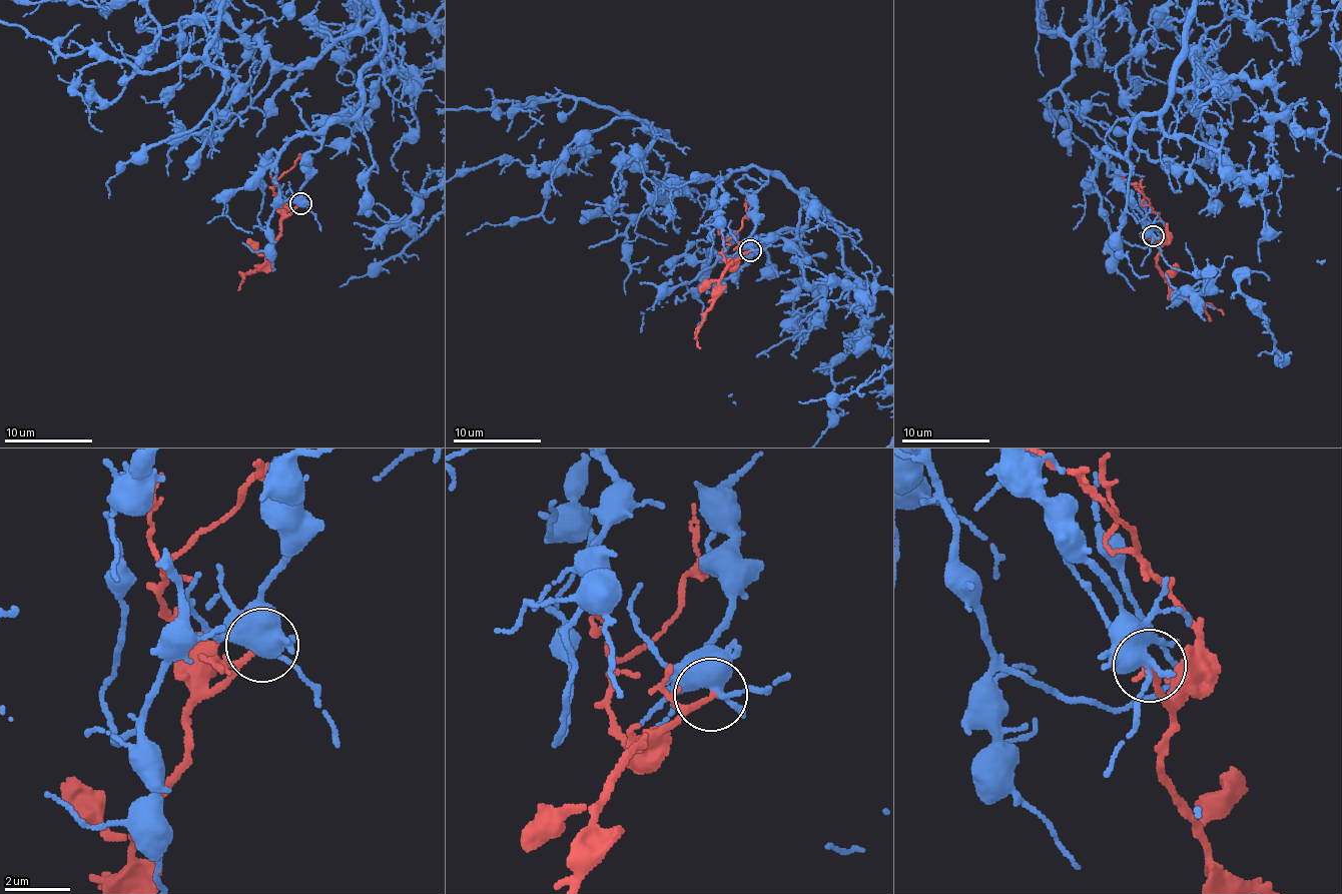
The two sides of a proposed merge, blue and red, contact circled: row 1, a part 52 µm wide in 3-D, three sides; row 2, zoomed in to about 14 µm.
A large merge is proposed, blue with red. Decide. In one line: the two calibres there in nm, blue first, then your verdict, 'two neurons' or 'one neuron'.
440/170 nm | two neurons

